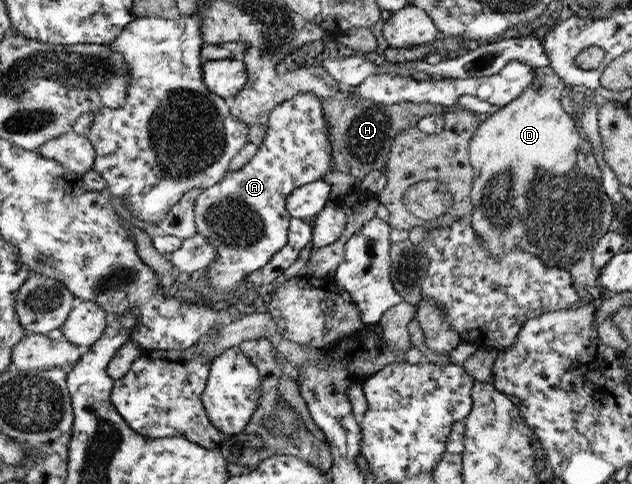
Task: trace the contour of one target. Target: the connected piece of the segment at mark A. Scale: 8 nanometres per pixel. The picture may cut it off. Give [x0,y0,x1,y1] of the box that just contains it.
[195,92,332,292]

